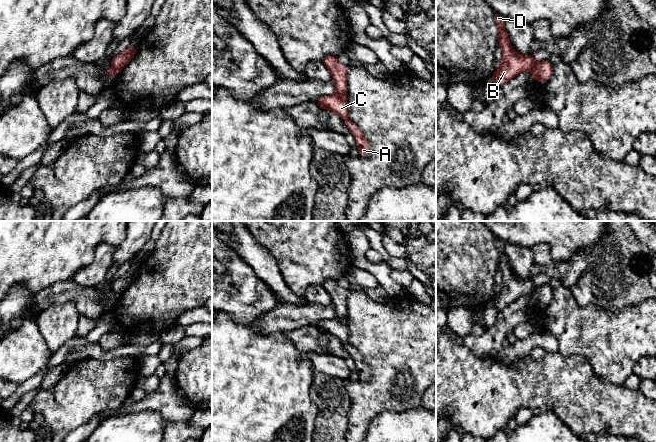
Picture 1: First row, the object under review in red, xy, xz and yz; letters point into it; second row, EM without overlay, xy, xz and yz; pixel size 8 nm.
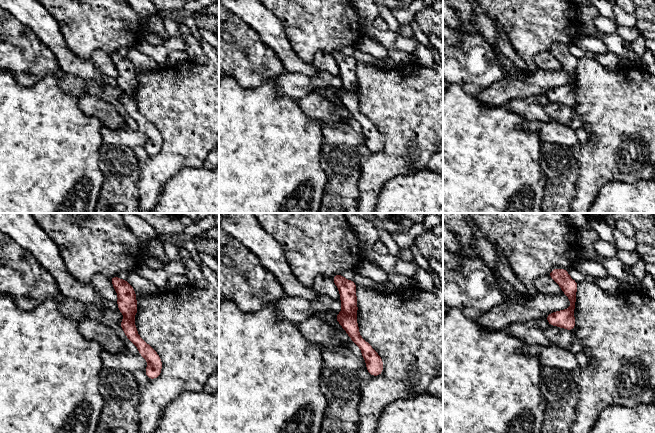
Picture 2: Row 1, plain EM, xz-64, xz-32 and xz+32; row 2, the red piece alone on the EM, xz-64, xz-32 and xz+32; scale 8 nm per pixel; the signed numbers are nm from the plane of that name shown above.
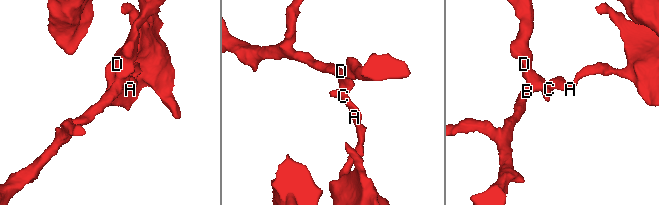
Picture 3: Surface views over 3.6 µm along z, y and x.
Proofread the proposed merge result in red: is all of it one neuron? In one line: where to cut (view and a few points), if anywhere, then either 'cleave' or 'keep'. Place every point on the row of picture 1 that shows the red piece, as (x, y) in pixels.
xz (336, 93), (345, 99) | cleave

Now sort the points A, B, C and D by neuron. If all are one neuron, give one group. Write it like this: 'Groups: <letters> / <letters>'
Groups: A C / B D

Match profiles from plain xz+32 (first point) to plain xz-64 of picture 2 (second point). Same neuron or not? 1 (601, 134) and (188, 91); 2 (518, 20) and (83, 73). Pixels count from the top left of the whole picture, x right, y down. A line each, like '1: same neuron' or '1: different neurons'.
1: same neuron
2: different neurons

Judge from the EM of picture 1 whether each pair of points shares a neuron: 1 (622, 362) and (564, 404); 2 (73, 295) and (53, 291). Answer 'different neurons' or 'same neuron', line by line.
1: different neurons
2: same neuron

